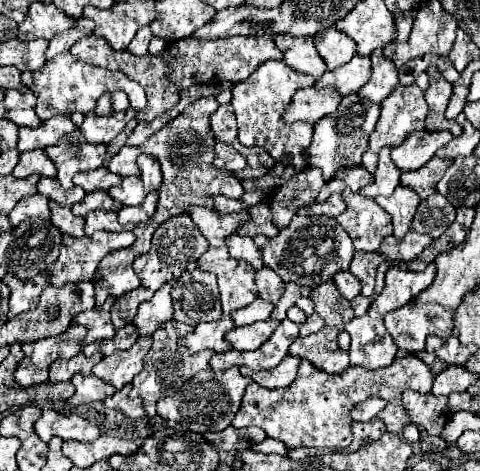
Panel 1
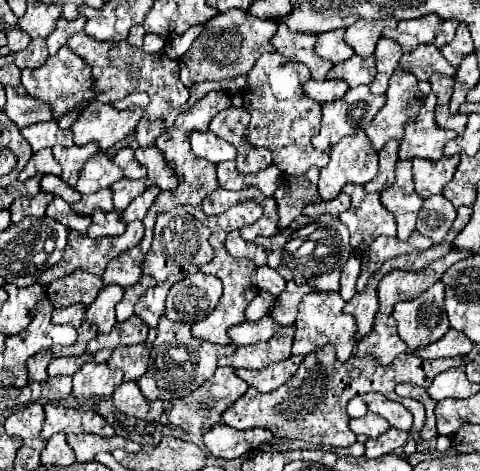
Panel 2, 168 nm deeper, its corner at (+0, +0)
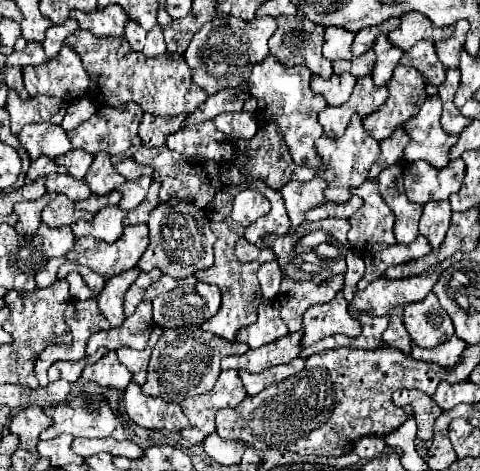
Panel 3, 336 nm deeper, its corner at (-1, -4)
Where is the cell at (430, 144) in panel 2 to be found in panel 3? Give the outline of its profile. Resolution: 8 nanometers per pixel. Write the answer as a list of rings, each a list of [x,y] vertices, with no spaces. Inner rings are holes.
[[[438,95],[428,97],[418,115],[404,123],[404,131],[410,137],[410,143],[404,149],[404,159],[412,161],[428,161],[432,167],[442,169],[448,165],[448,151],[458,141],[458,135],[448,135],[440,127],[442,101]]]

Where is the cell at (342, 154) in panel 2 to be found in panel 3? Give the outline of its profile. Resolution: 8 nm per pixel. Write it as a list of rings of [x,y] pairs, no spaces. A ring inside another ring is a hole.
[[[352,119],[350,127],[346,129],[346,135],[342,139],[326,139],[324,135],[316,141],[316,149],[318,155],[322,155],[322,159],[326,161],[326,171],[324,171],[324,179],[328,183],[328,187],[324,189],[324,197],[330,203],[346,203],[350,199],[350,189],[360,187],[366,179],[368,179],[368,171],[374,165],[374,161],[380,157],[380,147],[378,141],[372,139],[364,127],[362,127],[362,119]]]

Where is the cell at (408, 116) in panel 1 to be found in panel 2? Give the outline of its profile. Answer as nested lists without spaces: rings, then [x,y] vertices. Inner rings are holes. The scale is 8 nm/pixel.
[[[397,67],[389,81],[385,107],[369,123],[369,127],[365,127],[365,133],[371,139],[375,151],[381,151],[381,147],[389,139],[403,139],[403,127],[409,119],[415,119],[417,111],[421,109],[421,103],[423,95],[417,87],[417,77]]]

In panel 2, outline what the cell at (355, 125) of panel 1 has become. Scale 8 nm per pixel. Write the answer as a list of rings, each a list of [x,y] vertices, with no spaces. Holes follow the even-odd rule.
[[[369,85],[351,87],[341,99],[325,103],[319,135],[313,137],[313,147],[329,153],[329,147],[345,135],[363,129],[385,105],[385,95],[373,95]]]

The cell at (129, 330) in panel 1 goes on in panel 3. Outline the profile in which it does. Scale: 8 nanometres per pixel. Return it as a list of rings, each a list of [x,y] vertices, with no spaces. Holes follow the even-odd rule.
[[[142,301],[136,307],[136,313],[132,317],[126,317],[126,321],[120,327],[94,333],[87,342],[86,353],[94,354],[100,347],[108,347],[109,350],[117,350],[120,347],[144,349],[152,329],[152,303]]]

